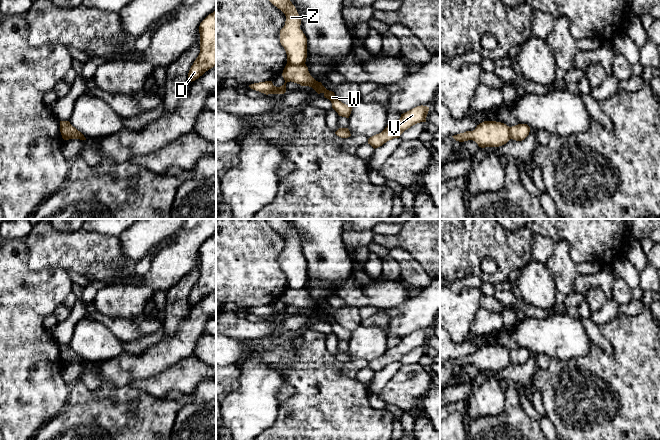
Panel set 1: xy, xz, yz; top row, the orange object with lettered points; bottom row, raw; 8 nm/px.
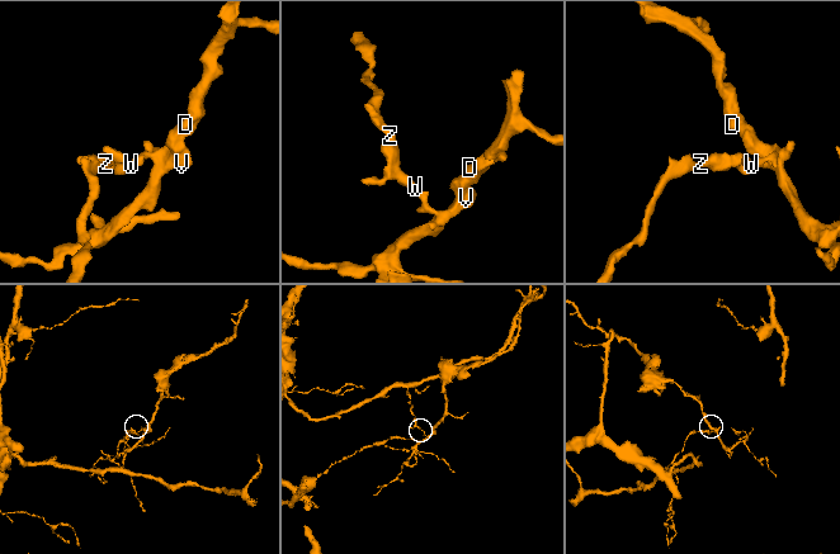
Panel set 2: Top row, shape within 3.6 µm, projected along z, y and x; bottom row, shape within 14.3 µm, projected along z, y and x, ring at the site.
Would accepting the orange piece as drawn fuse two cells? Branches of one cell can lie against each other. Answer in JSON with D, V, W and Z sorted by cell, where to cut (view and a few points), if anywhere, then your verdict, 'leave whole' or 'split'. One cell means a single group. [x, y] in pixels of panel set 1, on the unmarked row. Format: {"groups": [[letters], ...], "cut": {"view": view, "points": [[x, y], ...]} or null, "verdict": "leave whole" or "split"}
{"groups": [["D", "V", "W"], ["Z"]], "cut": {"view": "xz", "points": [[287, 286], [293, 289], [304, 288]]}, "verdict": "split"}

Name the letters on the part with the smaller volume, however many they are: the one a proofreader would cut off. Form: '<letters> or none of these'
D, V, W

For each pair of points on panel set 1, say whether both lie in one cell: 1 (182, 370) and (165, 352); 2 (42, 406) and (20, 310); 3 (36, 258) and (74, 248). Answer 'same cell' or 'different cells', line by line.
1: different cells
2: same cell
3: same cell

